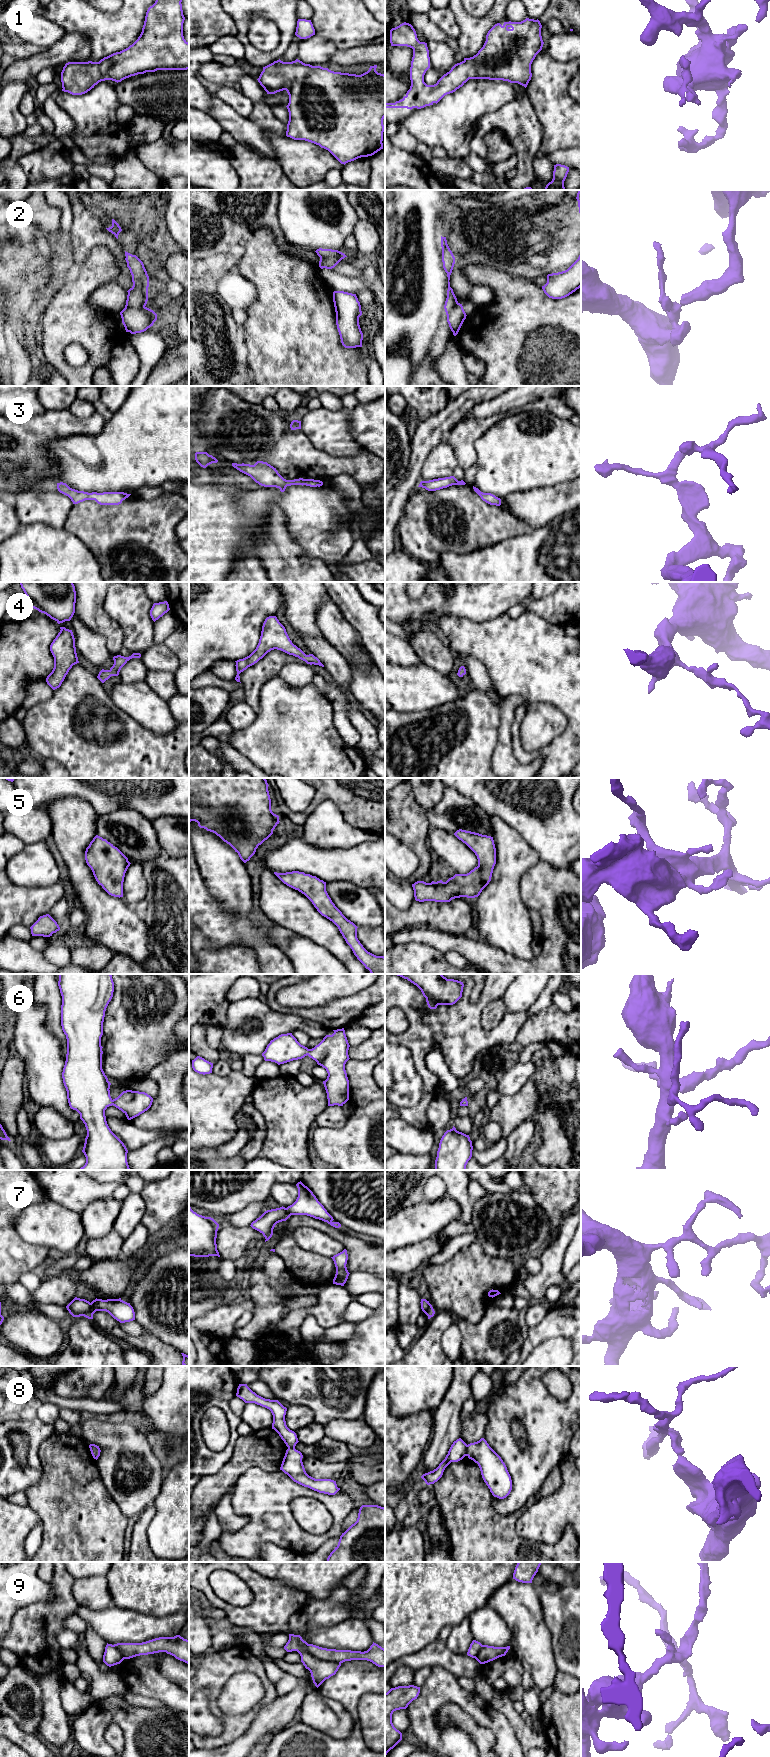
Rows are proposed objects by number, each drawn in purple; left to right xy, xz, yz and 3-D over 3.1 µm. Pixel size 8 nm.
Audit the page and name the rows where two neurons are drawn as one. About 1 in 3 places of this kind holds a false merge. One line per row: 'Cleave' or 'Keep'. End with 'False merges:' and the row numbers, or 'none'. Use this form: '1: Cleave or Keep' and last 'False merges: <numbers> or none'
1: Keep
2: Cleave
3: Keep
4: Keep
5: Keep
6: Keep
7: Cleave
8: Cleave
9: Cleave
False merges: 2, 7, 8, 9

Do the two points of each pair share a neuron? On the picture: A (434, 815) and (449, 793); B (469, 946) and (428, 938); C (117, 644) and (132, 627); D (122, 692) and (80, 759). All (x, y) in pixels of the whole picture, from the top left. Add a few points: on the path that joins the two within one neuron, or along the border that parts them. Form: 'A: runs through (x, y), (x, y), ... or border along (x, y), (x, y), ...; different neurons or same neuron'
A: runs through (439, 810), (449, 798); same neuron
B: runs through (459, 943), (438, 940); same neuron
C: border along (111, 618), (119, 625), (122, 631), (123, 646); different neurons
D: border along (108, 694), (112, 702), (132, 718); different neurons

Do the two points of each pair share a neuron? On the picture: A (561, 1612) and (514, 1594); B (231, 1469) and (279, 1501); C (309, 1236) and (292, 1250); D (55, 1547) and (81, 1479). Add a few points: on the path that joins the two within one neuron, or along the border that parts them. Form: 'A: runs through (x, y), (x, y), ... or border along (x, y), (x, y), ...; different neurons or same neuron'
A: border along (538, 1591), (543, 1618), (547, 1626); different neurons
B: border along (263, 1469), (250, 1467), (238, 1478), (234, 1485); different neurons
C: border along (298, 1227), (293, 1233), (294, 1241), (319, 1254); different neurons
D: runs through (72, 1530), (75, 1527), (75, 1496); same neuron

